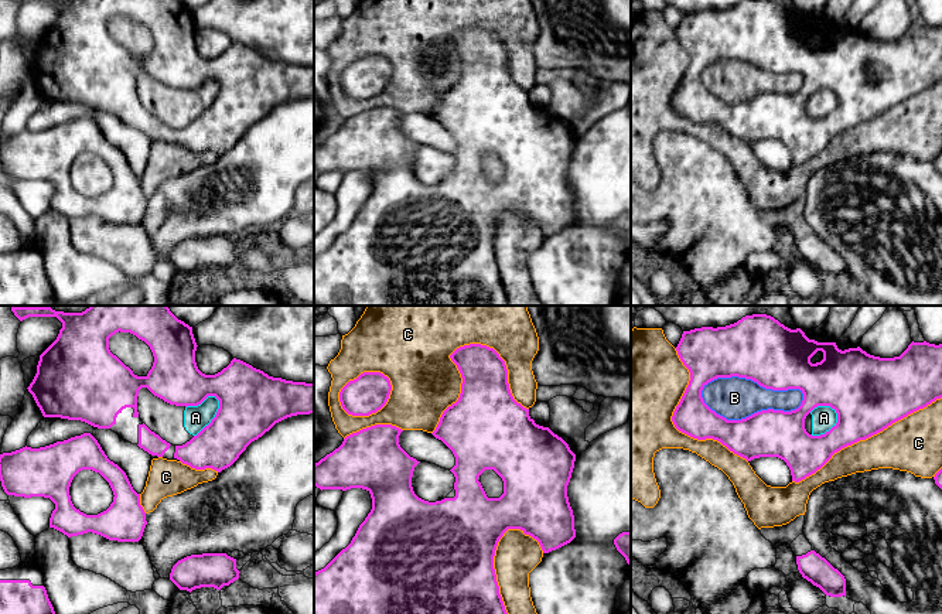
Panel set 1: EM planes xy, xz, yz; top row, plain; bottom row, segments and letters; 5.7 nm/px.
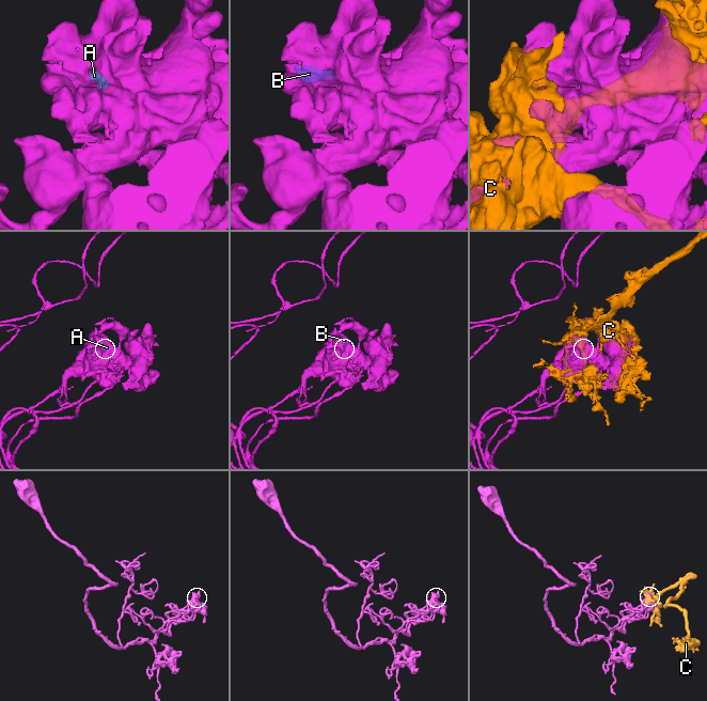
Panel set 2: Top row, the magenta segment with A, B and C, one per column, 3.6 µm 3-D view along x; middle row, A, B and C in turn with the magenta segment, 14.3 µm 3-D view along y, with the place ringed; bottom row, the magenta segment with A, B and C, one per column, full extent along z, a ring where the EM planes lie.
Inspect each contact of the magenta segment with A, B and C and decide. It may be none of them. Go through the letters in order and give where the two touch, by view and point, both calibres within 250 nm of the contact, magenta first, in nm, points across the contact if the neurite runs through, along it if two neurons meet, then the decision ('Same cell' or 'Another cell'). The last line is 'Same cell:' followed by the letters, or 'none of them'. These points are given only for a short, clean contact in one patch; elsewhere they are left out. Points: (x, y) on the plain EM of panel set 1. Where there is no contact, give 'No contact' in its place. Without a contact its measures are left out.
A: Touches magenta at xy (215, 99). Thickness 360 nm (magenta) against 140 nm. Another cell
B: Touches magenta at yz (753, 62). Thickness 360 nm (magenta) against 240 nm. Another cell
C: Touches magenta at xz (460, 55). Thickness 320 nm (magenta) against 380 nm. Another cell
Same cell: none of them

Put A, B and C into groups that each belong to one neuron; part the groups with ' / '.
A B C

